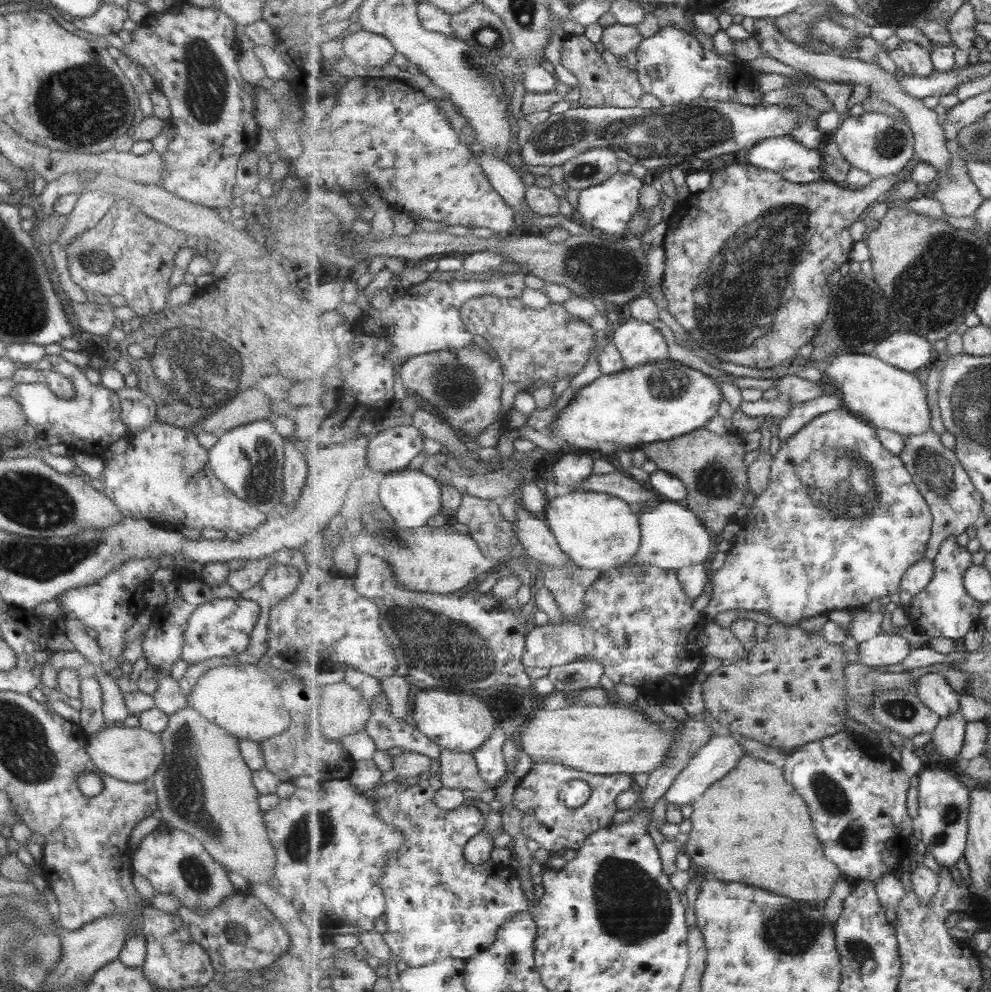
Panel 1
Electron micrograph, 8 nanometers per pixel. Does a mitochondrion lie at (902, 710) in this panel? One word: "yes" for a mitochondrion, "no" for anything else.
yes

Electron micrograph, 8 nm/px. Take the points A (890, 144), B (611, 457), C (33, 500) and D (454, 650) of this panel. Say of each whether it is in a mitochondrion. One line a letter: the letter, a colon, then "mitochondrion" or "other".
A: mitochondrion
B: other
C: mitochondrion
D: mitochondrion

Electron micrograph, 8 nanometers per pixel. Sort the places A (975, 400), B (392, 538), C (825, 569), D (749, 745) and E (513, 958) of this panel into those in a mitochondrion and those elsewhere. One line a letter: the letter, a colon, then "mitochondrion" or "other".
A: mitochondrion
B: mitochondrion
C: other
D: other
E: mitochondrion

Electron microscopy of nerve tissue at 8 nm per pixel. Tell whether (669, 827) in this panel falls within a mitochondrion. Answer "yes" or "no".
no

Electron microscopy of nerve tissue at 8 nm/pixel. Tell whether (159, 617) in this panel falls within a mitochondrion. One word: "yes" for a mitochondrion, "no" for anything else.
no

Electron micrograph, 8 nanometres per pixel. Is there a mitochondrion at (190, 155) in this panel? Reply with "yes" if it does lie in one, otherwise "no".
no

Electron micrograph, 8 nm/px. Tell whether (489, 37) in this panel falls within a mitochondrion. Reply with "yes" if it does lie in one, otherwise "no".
yes

